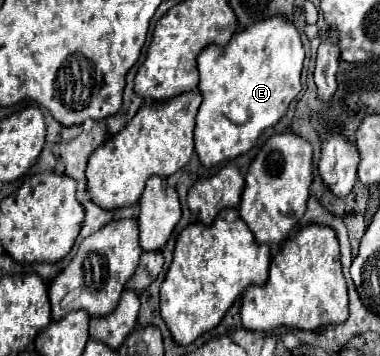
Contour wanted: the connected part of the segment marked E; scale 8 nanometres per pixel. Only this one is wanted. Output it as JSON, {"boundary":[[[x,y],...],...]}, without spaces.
{"boundary":[[[283,16],[267,18],[263,22],[255,22],[247,26],[243,32],[233,34],[229,44],[217,46],[211,44],[201,50],[197,58],[199,68],[199,90],[203,94],[203,102],[199,106],[195,118],[195,152],[203,166],[215,166],[223,160],[237,158],[251,150],[259,134],[275,126],[287,112],[291,100],[301,92],[301,70],[303,70],[303,44],[297,28]]]}

